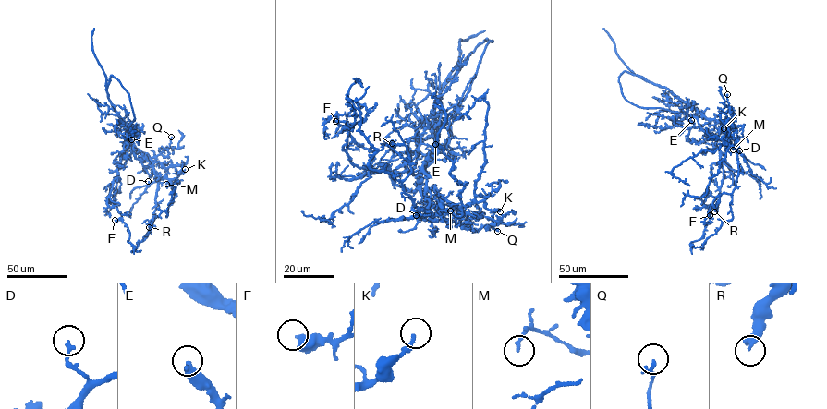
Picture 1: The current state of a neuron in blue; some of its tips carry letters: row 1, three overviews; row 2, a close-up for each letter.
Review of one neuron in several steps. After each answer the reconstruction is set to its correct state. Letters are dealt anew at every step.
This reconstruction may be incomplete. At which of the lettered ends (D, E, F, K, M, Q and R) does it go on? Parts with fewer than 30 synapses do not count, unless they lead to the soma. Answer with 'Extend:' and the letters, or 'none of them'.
Extend: none of them

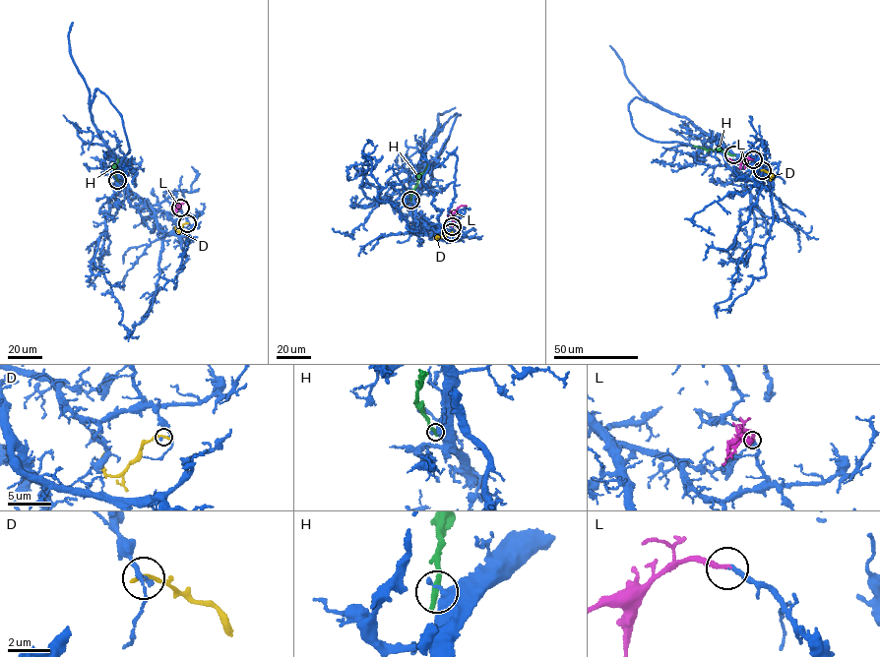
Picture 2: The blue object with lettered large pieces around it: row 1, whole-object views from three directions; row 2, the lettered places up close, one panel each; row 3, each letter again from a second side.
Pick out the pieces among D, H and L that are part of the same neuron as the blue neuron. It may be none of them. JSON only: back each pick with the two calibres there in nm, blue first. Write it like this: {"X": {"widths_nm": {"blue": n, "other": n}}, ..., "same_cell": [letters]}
{"L": {"widths_nm": {"blue": 220, "other": 240}}, "same_cell": ["L"]}

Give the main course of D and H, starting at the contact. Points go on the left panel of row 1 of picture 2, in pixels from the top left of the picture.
D: (187, 223), (178, 230), (175, 226)
H: (117, 180), (113, 173), (117, 159)

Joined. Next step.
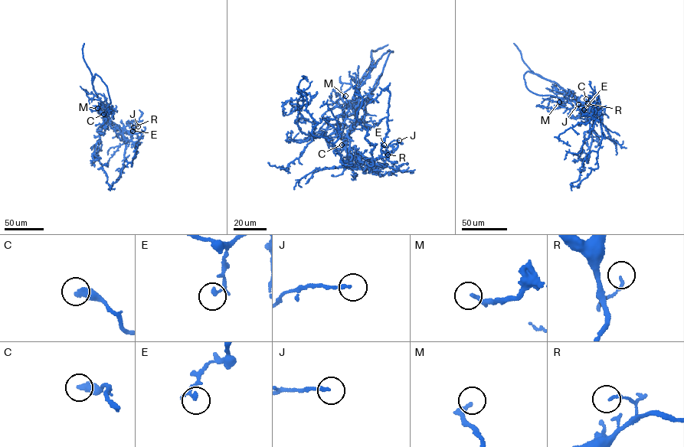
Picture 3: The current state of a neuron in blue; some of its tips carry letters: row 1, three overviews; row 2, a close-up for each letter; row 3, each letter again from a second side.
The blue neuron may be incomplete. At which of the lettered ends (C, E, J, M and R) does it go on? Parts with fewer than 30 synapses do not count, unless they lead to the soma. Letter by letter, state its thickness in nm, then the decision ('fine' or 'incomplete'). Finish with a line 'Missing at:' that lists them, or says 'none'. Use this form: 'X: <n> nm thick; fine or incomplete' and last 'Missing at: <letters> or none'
C: 380 nm thick; incomplete
E: 130 nm thick; fine
J: 160 nm thick; fine
M: 240 nm thick; incomplete
R: 120 nm thick; fine
Missing at: C, M

